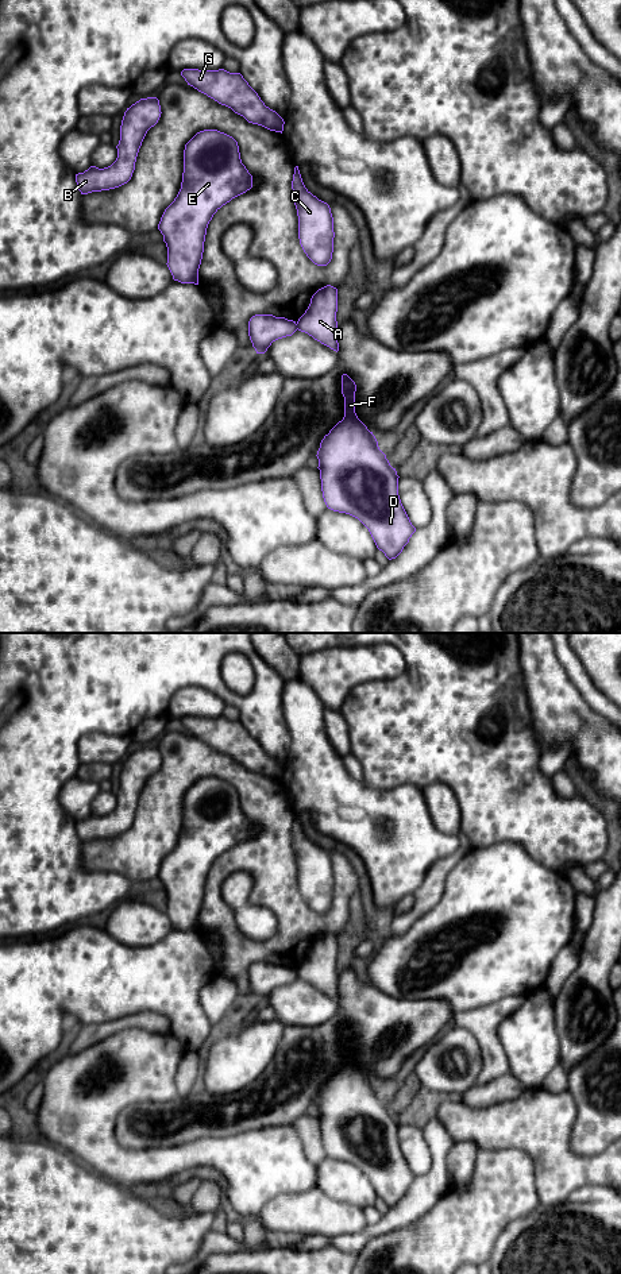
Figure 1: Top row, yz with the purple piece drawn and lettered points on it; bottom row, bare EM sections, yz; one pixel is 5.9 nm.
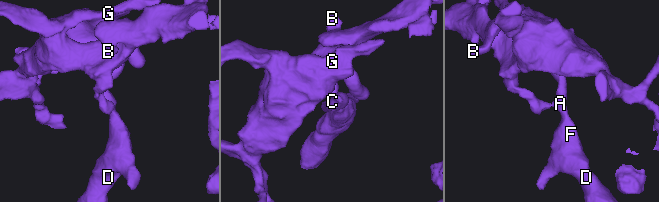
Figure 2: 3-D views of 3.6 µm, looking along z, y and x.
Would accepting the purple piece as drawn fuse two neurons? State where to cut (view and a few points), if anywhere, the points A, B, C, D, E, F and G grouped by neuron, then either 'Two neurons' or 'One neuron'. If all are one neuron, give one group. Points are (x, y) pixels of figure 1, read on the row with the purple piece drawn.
Split along yz (296, 324), (297, 328). Groups: A C D F / B E G. Two neurons

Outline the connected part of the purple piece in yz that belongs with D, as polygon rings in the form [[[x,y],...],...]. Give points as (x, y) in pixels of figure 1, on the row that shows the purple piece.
[[[343,374],[344,417],[324,436],[316,455],[323,498],[328,509],[358,518],[392,560],[416,528],[401,503],[396,468],[355,413],[355,391],[355,382]]]

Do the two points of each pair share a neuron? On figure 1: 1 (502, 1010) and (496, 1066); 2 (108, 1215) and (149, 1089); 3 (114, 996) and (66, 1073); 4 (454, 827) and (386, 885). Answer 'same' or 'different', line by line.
1: same
2: different
3: different
4: different

